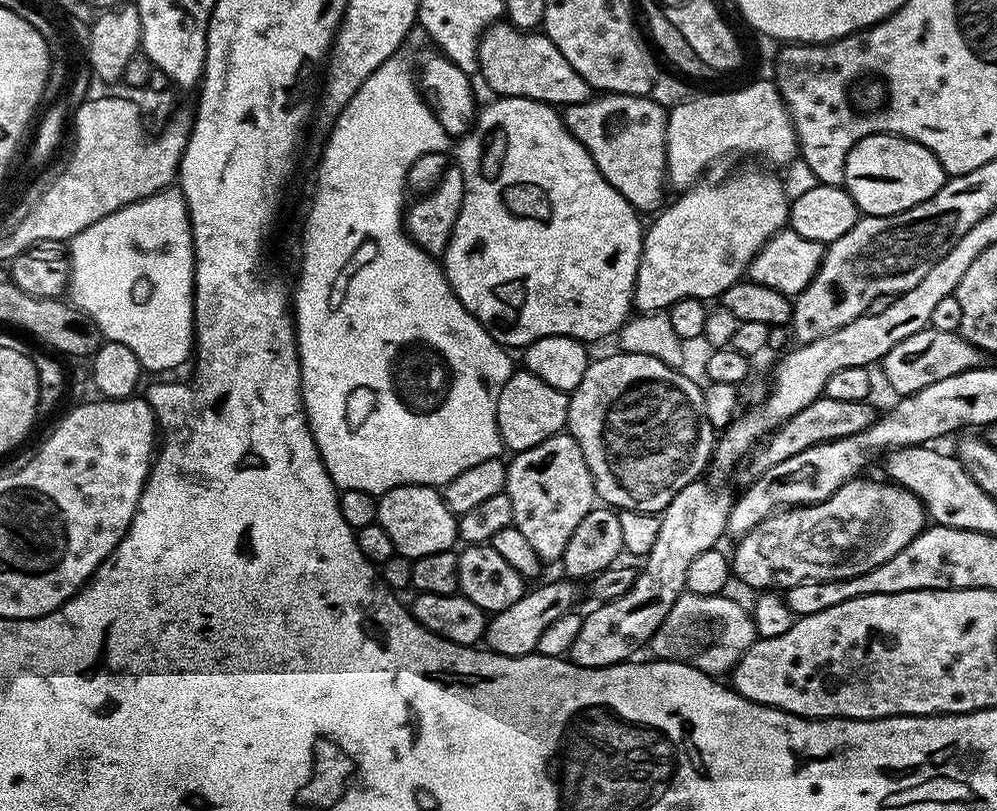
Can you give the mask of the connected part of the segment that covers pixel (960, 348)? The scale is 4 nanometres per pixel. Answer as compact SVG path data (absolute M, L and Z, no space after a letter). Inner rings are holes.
M929 326L918 330L918 334L910 334L910 338L902 338L902 342L894 346L894 350L885 354L882 367L885 382L896 391L897 397L902 397L923 390L934 382L942 382L942 378L954 378L954 374L981 367L980 359L980 349L968 343L959 331L946 333L945 330Z

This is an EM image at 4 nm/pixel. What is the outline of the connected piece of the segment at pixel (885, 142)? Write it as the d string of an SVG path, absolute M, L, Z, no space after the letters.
M888 132L862 138L850 150L844 163L843 187L866 216L889 216L910 210L938 194L946 173L938 158L926 146Z

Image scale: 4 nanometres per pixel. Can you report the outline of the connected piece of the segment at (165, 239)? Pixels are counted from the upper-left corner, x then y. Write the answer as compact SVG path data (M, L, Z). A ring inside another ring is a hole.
M169 186L163 192L156 192L153 196L147 196L145 200L139 200L133 204L127 204L122 210L114 210L114 214L106 214L94 226L86 226L70 242L70 267L66 281L66 296L72 307L81 310L88 319L92 320L95 328L100 332L105 341L121 343L128 346L137 355L141 369L148 372L168 372L176 368L187 356L194 352L194 321L192 319L192 283L194 282L194 270L196 269L196 257L192 250L192 224L188 220L188 207L179 187Z

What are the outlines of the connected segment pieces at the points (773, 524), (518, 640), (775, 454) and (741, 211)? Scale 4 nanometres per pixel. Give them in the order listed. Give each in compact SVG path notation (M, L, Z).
M862 478L850 479L836 493L830 494L828 498L819 504L789 507L787 510L772 513L761 524L757 525L756 528L752 528L748 533L735 541L736 549L730 552L730 568L734 573L735 579L737 576L748 588L760 588L756 590L787 590L807 580L845 580L846 578L854 578L855 576L866 574L878 566L882 566L882 562L890 562L890 558L894 558L894 554L902 551L911 540L924 531L926 527L926 511L924 503L913 492L900 487L898 484L891 482L883 483L879 484L876 480L862 480Z
M559 578L552 580L549 584L537 583L537 588L529 587L514 606L510 606L501 612L491 613L488 626L484 630L483 643L487 651L497 652L503 656L530 656L536 652L538 638L557 618L562 618L562 614L573 611L576 600L576 588L571 579Z
M819 396L817 400L810 402L810 406L806 406L806 410L798 410L798 414L791 416L763 441L762 446L755 449L751 460L753 459L752 464L757 468L756 472L764 473L767 468L800 454L808 447L814 447L815 444L828 443L866 430L878 418L878 412L875 412L870 405L868 400L842 402L838 398Z
M744 170L732 177L724 186L724 190L714 190L705 182L697 183L691 188L683 191L678 200L671 202L654 218L652 226L648 226L644 235L643 253L640 256L638 274L636 275L635 294L633 296L633 307L639 312L659 312L671 308L672 304L682 298L694 297L705 302L710 298L721 297L725 290L739 281L747 271L749 262L756 256L758 250L770 237L781 231L790 218L790 201L784 192L783 181L776 175L770 176L762 170Z

